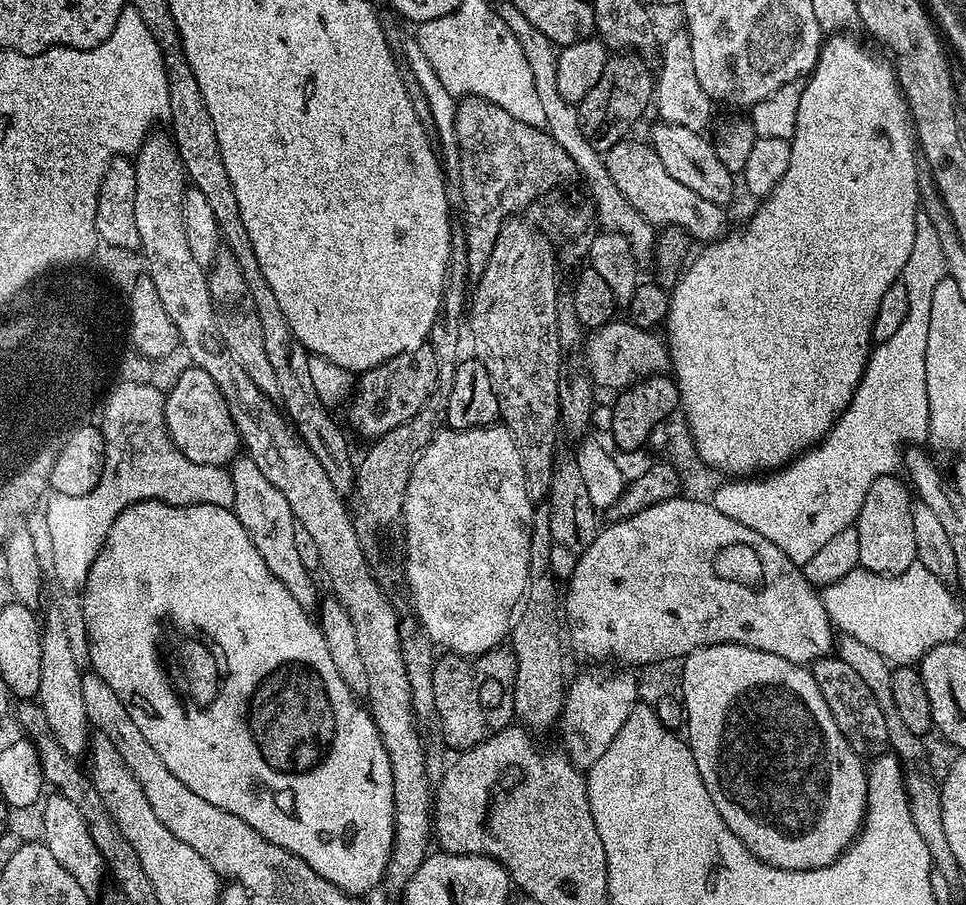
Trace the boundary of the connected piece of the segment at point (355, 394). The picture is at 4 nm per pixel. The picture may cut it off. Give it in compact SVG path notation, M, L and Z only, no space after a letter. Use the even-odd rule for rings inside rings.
M429 346L416 348L410 353L403 352L359 373L346 404L353 430L360 436L375 438L414 418L434 388L435 374L435 352Z

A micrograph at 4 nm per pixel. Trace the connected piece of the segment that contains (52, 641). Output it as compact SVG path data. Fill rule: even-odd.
M52 612L42 624L40 638L42 646L42 682L38 682L38 703L50 722L50 730L69 756L76 758L87 753L90 747L90 725L86 718L86 706L82 706L82 668L76 665L76 652L72 649L72 640L64 629L64 620L58 613Z

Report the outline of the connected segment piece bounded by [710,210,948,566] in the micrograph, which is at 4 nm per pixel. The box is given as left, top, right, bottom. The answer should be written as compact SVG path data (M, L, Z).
M917 211L914 246L910 250L910 258L906 258L902 277L910 297L906 322L902 322L901 328L891 338L886 338L886 342L876 344L871 349L864 377L856 387L847 410L836 419L836 424L819 444L807 452L801 452L784 467L769 471L767 475L732 478L727 481L729 484L721 483L711 498L712 505L722 510L726 518L734 518L734 522L742 522L742 526L762 534L762 538L770 538L770 542L774 542L774 546L778 546L778 550L782 550L790 562L801 566L810 562L810 558L814 558L814 554L818 554L818 550L822 550L830 538L853 527L862 510L862 502L866 502L866 494L870 494L870 486L874 486L878 478L893 475L901 467L905 446L920 446L928 440L930 406L926 384L926 338L930 338L930 305L934 299L934 289L938 282L946 279L947 274L938 230L934 230L934 222L930 222L925 212Z

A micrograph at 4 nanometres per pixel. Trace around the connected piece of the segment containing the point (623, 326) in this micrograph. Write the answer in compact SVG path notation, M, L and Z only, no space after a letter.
M624 318L613 319L612 323L603 324L600 328L595 329L586 340L586 367L588 375L592 377L593 385L596 388L610 387L623 390L643 377L667 373L670 368L670 349L667 343L661 337L659 340L656 335L655 331L639 328L637 324Z

